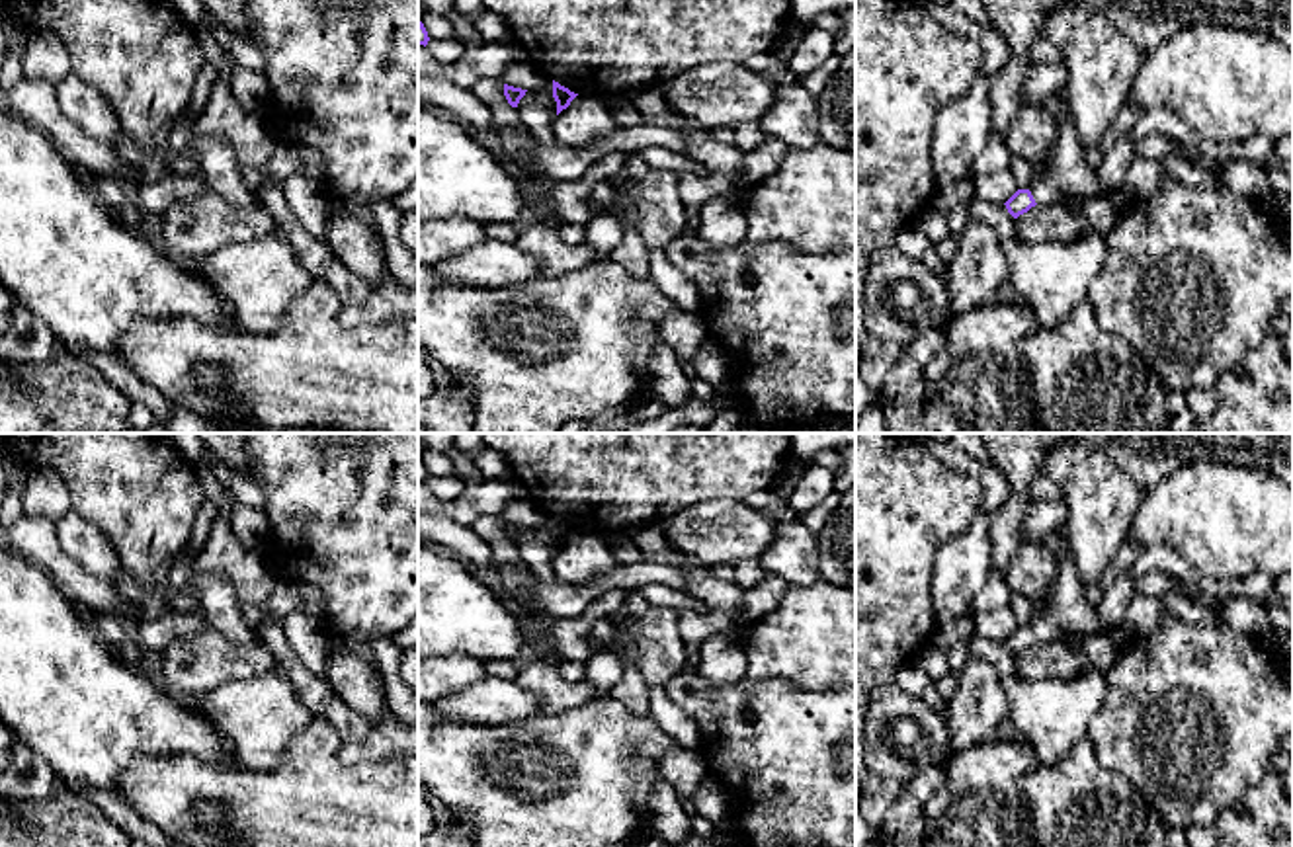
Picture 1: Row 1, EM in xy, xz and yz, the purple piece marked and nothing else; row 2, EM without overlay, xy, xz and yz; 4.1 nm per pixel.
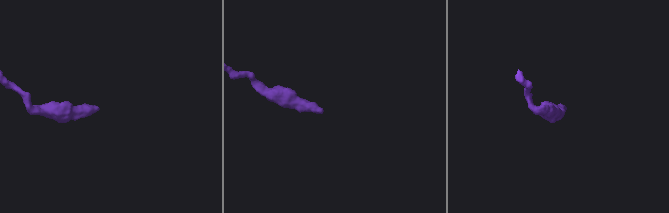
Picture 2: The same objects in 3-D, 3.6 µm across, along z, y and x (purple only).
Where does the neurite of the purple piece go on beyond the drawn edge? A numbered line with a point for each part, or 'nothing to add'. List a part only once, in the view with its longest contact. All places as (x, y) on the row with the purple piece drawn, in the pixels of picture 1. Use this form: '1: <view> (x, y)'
1: yz (1063, 172)

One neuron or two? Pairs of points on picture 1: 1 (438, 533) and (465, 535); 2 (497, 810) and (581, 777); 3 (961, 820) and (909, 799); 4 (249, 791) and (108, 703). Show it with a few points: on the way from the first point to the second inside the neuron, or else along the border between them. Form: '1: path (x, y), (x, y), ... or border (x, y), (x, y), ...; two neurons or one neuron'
1: path (444, 533), (459, 535); one neuron
2: path (518, 795), (522, 791), (559, 787); one neuron
3: border (946, 766), (946, 781), (926, 805), (924, 826); two neurons
4: border (145, 756), (198, 756), (223, 766), (237, 766); two neurons

